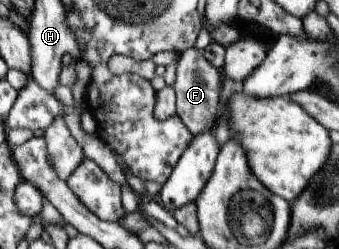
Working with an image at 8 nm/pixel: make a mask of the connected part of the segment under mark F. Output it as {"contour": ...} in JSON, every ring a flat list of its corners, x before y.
{"contour":[[191,47,178,54,175,62,175,80,172,88,175,93,175,116,184,124,190,135,211,130,217,123,218,94,220,93,220,76,217,69,212,68,204,60,201,52]]}

